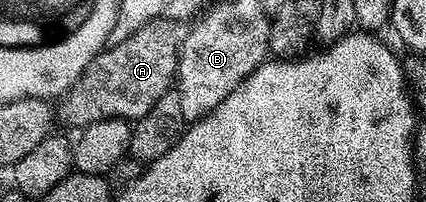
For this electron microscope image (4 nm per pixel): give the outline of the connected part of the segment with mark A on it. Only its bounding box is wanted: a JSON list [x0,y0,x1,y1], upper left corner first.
[55,18,178,128]

